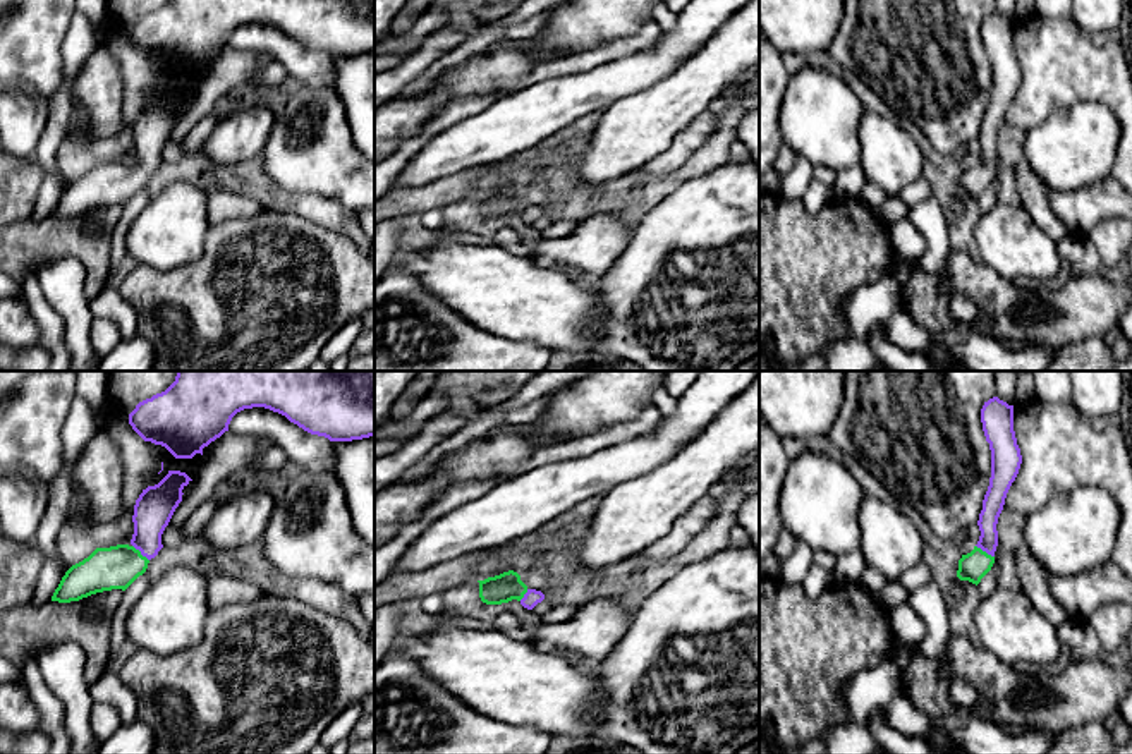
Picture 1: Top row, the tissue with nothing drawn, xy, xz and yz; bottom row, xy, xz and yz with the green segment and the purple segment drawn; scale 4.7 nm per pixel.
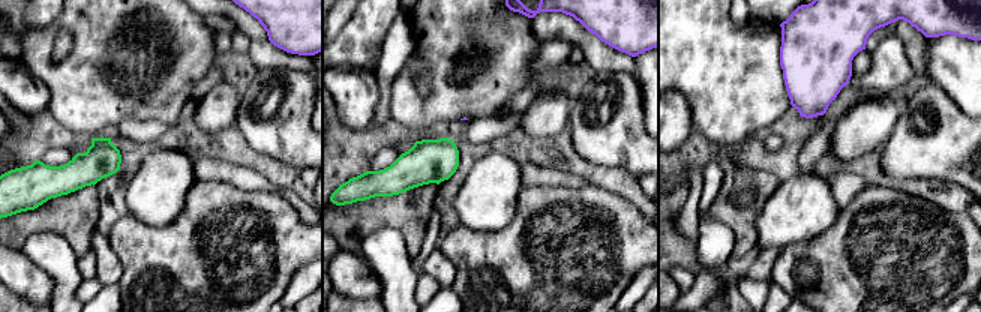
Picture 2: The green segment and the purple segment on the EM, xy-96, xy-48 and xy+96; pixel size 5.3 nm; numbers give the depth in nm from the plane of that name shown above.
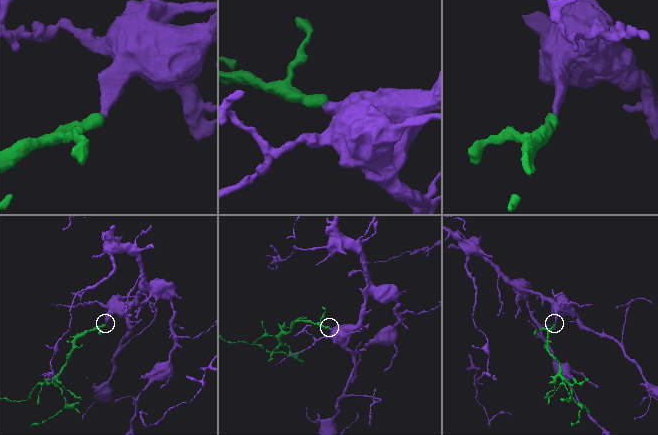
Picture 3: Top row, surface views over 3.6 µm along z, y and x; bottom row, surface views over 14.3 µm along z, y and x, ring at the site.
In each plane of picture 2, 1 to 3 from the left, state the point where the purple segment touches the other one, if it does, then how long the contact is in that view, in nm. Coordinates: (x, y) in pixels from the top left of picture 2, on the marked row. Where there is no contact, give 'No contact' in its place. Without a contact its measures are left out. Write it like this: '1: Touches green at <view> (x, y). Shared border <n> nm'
1: No contact
2: No contact
3: No contact

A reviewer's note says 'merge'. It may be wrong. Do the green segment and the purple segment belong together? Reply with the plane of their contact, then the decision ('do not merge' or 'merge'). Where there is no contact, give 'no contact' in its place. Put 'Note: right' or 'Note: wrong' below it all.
contact in xy; merge
Note: right

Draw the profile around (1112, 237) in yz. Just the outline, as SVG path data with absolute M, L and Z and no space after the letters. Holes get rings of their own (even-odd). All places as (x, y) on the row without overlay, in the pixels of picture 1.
M1120 216L1101 220L1091 227L1087 237L1096 247L1103 268L1115 266L1129 259L1132 247L1132 222Z

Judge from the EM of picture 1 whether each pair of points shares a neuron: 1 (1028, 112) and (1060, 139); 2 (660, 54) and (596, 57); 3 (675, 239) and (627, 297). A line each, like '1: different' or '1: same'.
1: different
2: different
3: same

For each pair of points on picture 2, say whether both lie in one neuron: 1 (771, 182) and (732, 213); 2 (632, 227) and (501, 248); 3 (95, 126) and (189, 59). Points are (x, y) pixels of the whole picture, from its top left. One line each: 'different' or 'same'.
1: same
2: same
3: same

